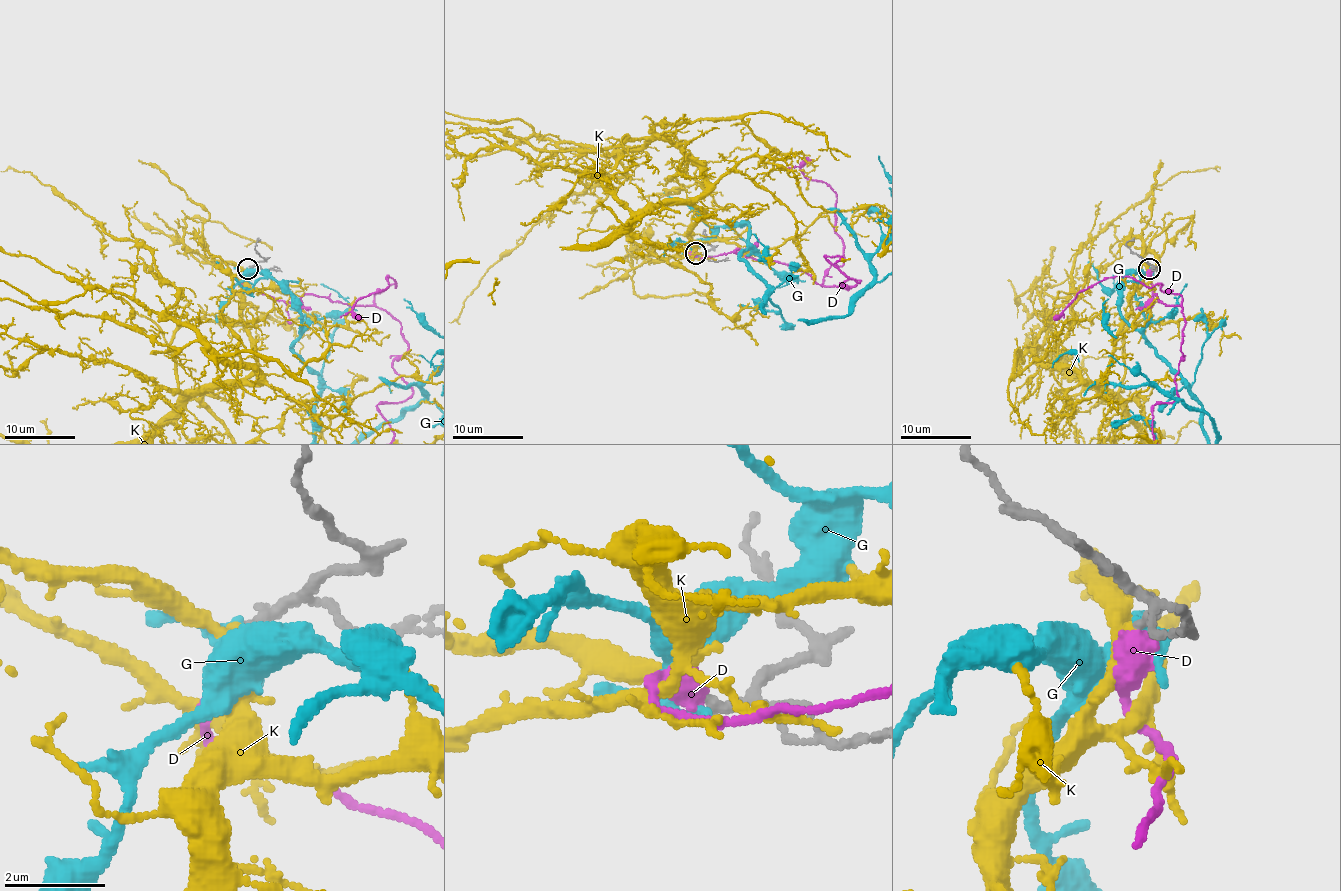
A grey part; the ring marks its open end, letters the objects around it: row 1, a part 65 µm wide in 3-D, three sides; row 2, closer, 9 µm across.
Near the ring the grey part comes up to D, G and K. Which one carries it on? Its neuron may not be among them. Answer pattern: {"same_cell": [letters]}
{"same_cell": ["K"]}

